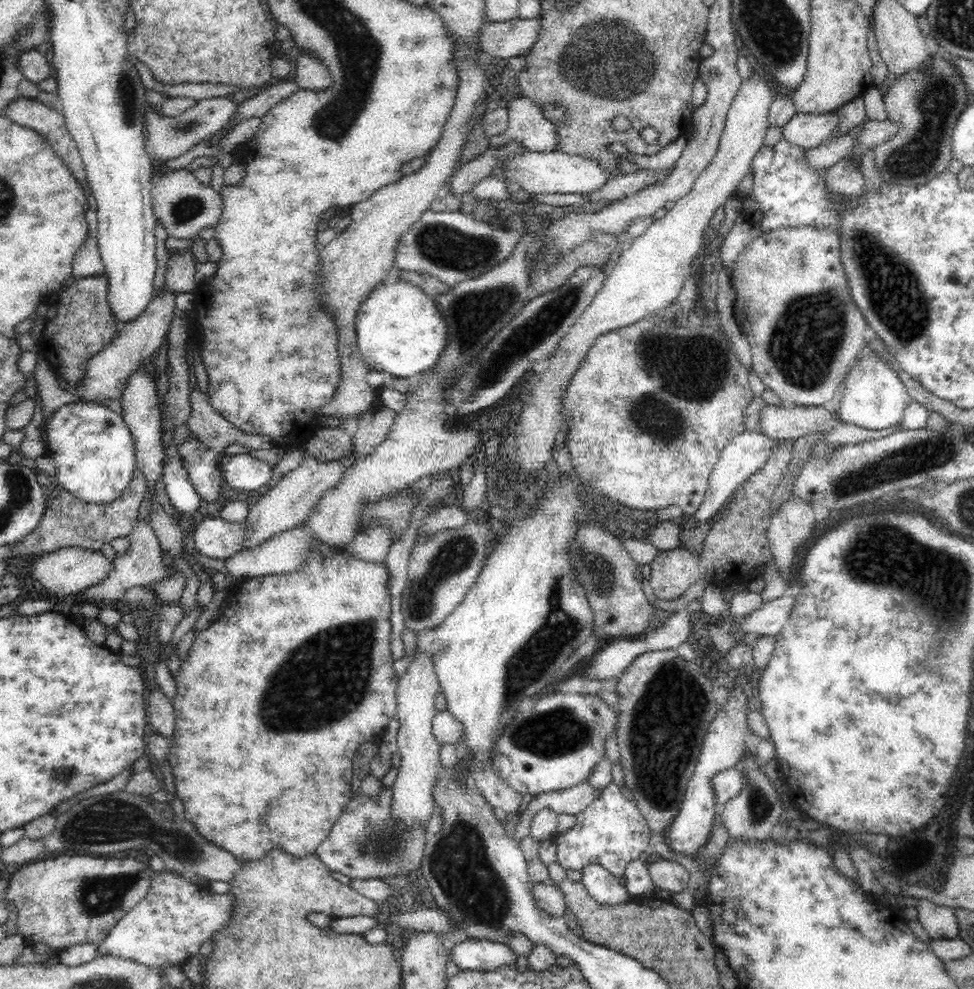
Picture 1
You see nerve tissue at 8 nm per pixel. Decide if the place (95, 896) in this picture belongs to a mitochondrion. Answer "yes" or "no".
yes

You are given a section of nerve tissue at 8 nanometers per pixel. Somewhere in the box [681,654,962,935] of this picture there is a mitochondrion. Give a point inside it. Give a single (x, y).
(759, 807)

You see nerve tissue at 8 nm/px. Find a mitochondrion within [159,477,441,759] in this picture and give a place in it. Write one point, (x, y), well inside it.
(341, 659)

